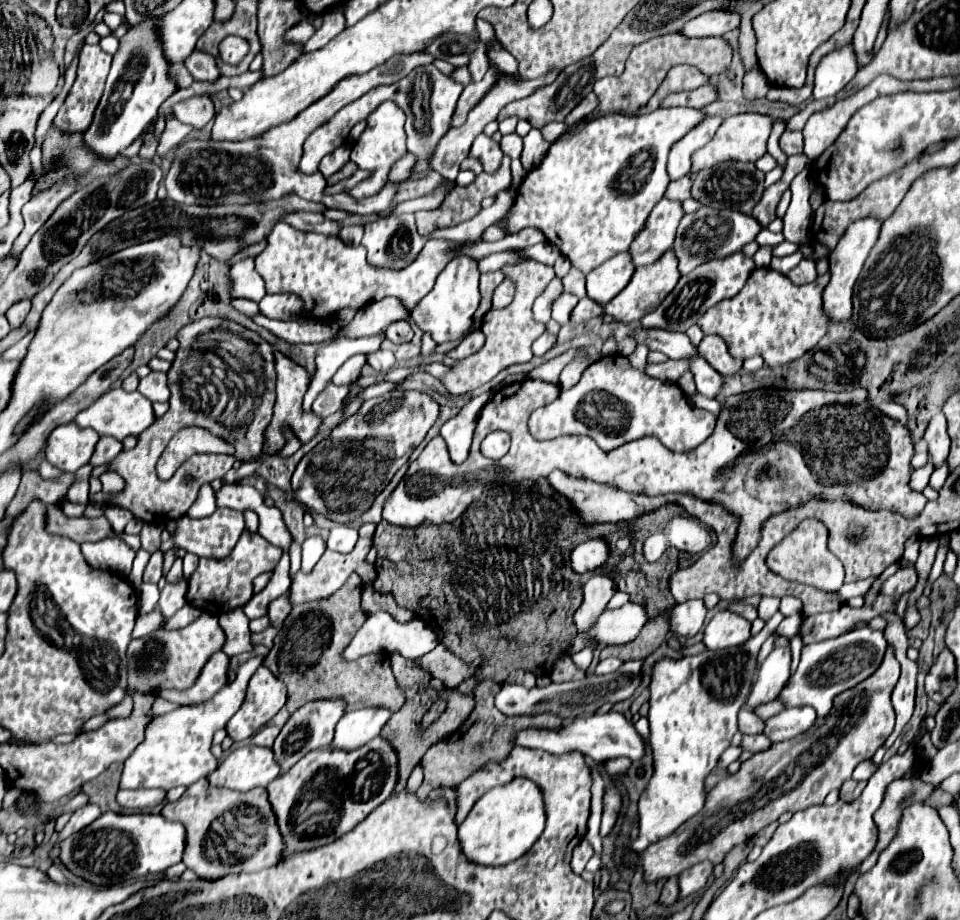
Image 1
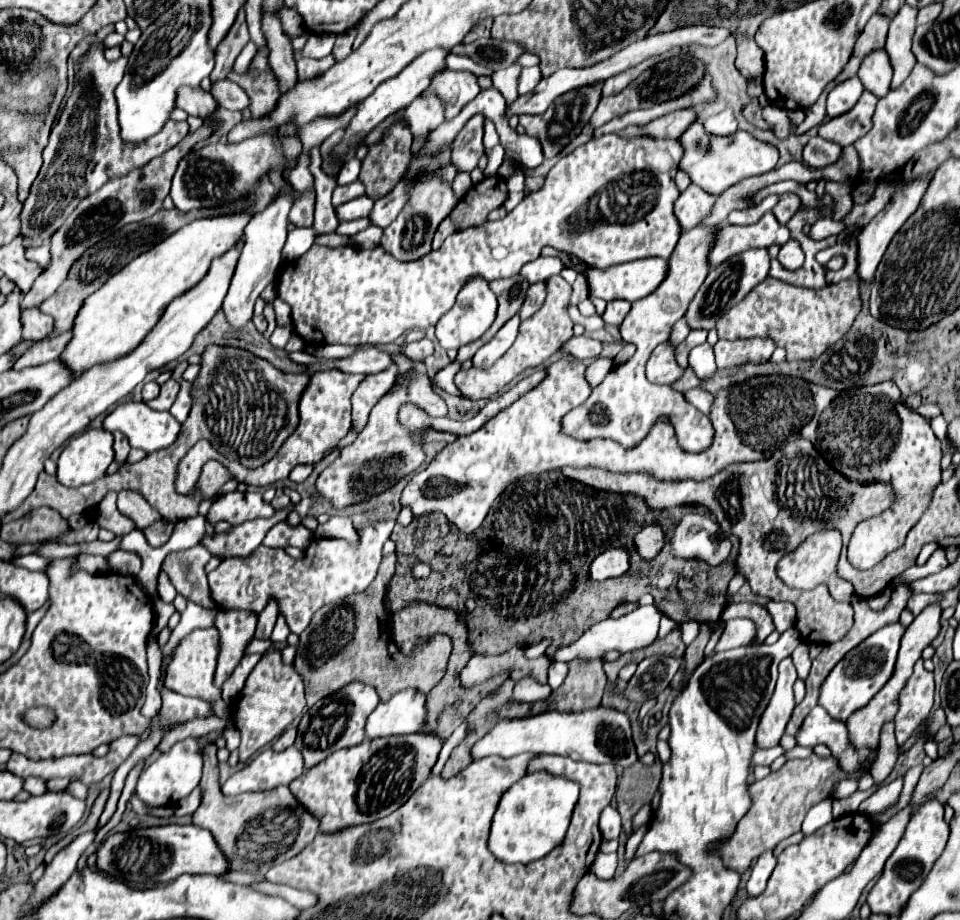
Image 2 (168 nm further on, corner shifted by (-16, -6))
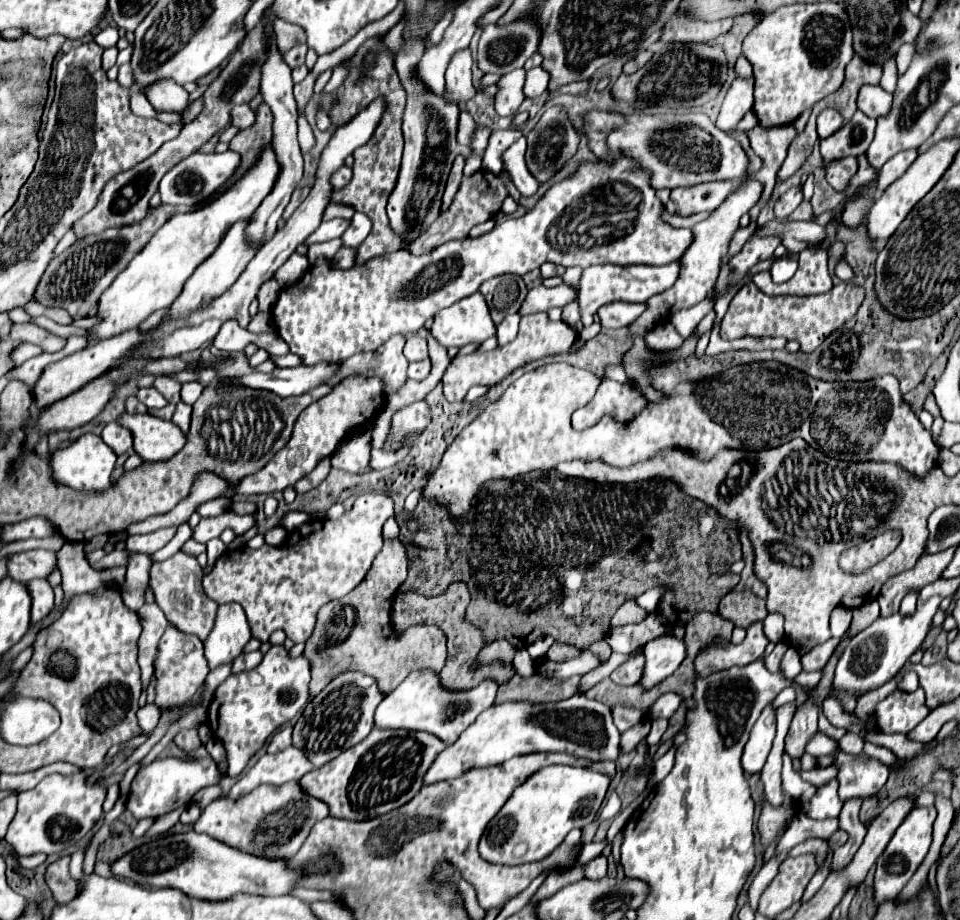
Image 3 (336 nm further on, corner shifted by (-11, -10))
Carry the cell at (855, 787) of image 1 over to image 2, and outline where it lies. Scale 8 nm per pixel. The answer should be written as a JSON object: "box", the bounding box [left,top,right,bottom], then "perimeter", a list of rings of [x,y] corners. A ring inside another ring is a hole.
{"box":[832,778,858,798],"perimeter":[[[840,778],[838,782],[836,782],[836,786],[834,786],[834,790],[832,790],[832,796],[836,798],[836,796],[840,796],[840,798],[846,798],[846,796],[850,796],[852,792],[856,792],[858,790],[858,784],[856,784],[856,780],[848,780],[848,778]]]}

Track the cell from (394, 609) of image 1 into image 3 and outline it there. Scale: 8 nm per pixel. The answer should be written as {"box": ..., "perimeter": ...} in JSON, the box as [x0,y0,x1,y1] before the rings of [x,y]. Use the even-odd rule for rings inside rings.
{"box":[391,582,515,692],"perimeter":[[[453,582],[441,596],[435,596],[435,598],[425,598],[421,594],[415,594],[415,592],[397,594],[393,608],[391,608],[391,622],[393,622],[393,628],[397,634],[401,634],[409,626],[417,626],[417,624],[435,624],[445,632],[448,654],[445,664],[451,664],[451,666],[443,666],[441,682],[443,682],[443,688],[451,688],[451,692],[475,688],[477,684],[481,684],[487,678],[489,672],[491,672],[491,676],[495,676],[495,672],[497,672],[495,678],[511,678],[515,672],[513,666],[509,666],[509,664],[491,664],[489,668],[485,668],[487,672],[485,670],[483,672],[471,670],[471,664],[473,664],[477,652],[483,648],[483,636],[481,636],[481,630],[477,630],[473,624],[469,624],[466,620],[465,609],[467,604],[469,604],[467,584],[465,582]]]}

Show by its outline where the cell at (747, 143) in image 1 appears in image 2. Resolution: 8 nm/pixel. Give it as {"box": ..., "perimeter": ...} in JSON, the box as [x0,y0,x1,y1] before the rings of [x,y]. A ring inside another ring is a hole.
{"box":[680,120,778,196],"perimeter":[[[694,120],[682,134],[680,144],[684,148],[684,156],[680,160],[680,170],[684,170],[690,180],[706,190],[708,194],[720,196],[726,188],[740,182],[742,178],[760,176],[764,172],[770,172],[778,162],[778,150],[772,144],[760,142],[754,136],[750,136],[744,130],[738,130],[728,136],[712,136],[704,130],[700,120]]]}

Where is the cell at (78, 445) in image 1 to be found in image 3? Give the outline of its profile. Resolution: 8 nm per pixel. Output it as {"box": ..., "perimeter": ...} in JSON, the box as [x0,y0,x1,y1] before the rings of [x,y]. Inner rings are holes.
{"box":[49,434,115,492],"perimeter":[[[83,434],[79,436],[75,442],[71,442],[67,448],[59,448],[57,452],[53,452],[49,466],[51,466],[51,478],[55,478],[57,484],[69,486],[73,490],[95,490],[95,492],[103,492],[111,486],[111,472],[115,466],[115,452],[103,444],[103,438],[97,434]]]}

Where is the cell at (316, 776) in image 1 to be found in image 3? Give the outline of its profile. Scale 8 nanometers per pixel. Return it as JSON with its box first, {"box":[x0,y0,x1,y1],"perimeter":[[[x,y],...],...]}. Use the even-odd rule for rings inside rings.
{"box":[299,730,445,820],"perimeter":[[[377,730],[355,748],[341,752],[335,760],[307,772],[299,786],[313,798],[329,804],[329,814],[343,820],[371,820],[397,810],[421,788],[423,776],[445,744],[427,732]]]}

